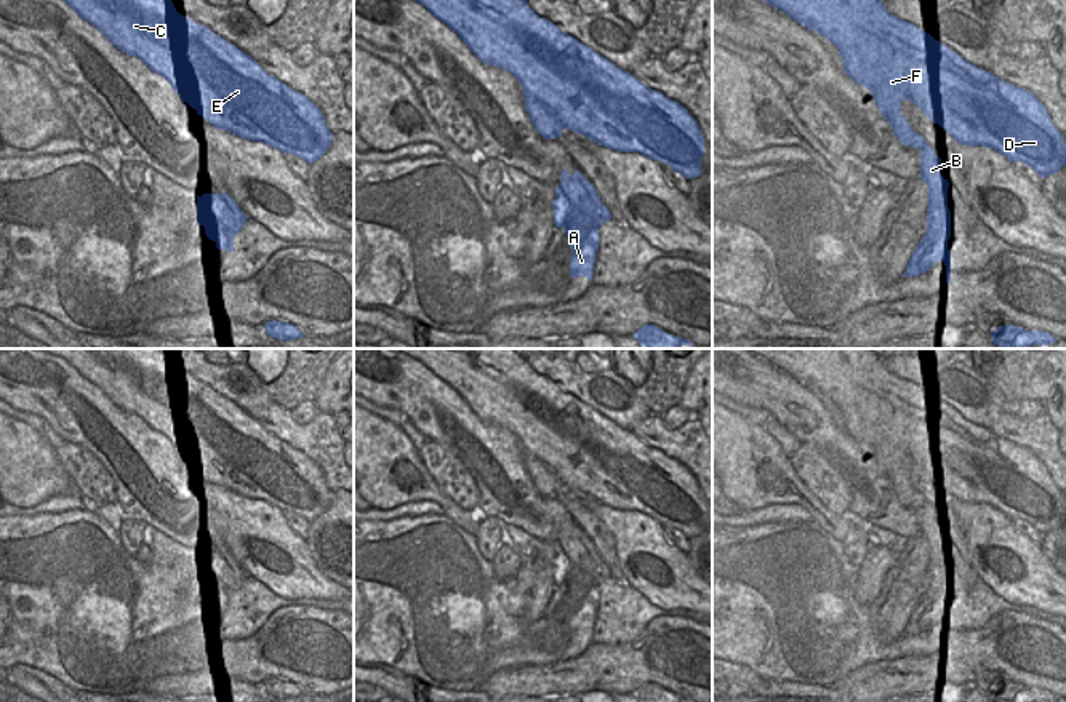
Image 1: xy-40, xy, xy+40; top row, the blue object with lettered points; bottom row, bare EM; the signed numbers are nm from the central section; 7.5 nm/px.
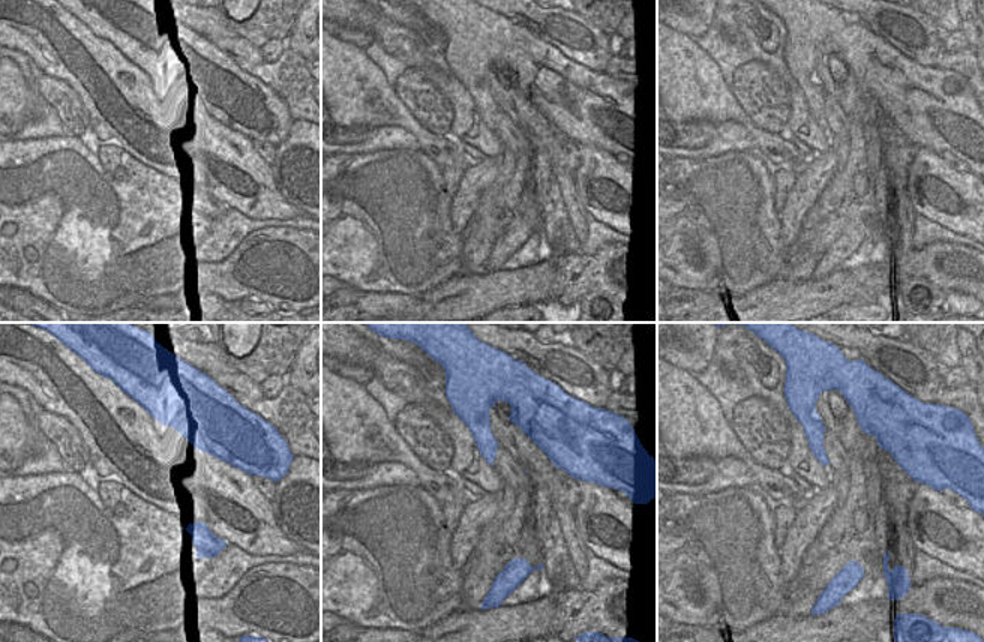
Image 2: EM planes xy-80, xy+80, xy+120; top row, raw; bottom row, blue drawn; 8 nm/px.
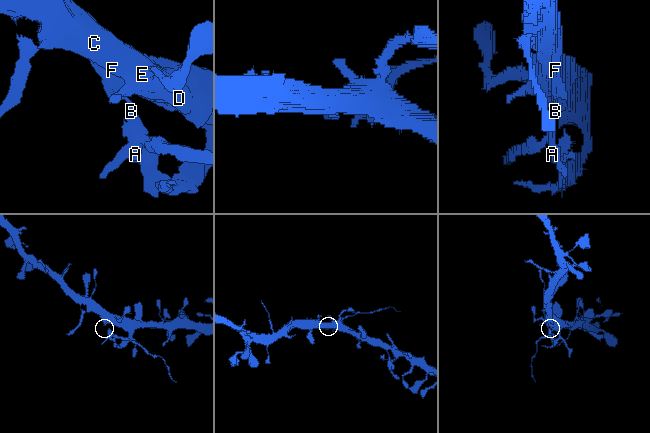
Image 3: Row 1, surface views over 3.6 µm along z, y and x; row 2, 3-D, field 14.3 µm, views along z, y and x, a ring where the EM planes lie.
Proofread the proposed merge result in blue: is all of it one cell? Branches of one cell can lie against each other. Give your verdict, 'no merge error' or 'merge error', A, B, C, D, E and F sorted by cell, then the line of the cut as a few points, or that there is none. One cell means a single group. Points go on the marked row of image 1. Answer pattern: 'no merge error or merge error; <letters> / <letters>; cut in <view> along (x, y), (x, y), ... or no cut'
merge error; A B / C D E F; cut in xy along (528, 101), (541, 101), (562, 125)

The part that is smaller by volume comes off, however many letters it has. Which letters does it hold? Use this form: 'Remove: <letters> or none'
Remove: A, B

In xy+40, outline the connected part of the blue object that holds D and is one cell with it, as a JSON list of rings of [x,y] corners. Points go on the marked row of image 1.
[[[882,0],[763,2],[836,45],[844,72],[871,91],[882,117],[893,130],[893,106],[912,101],[962,146],[994,149],[1012,163],[1021,162],[1031,166],[1040,177],[1056,174],[1064,166],[1063,134],[1032,93],[967,62],[930,34],[890,14]]]

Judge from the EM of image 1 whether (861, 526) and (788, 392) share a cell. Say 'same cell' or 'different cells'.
different cells

